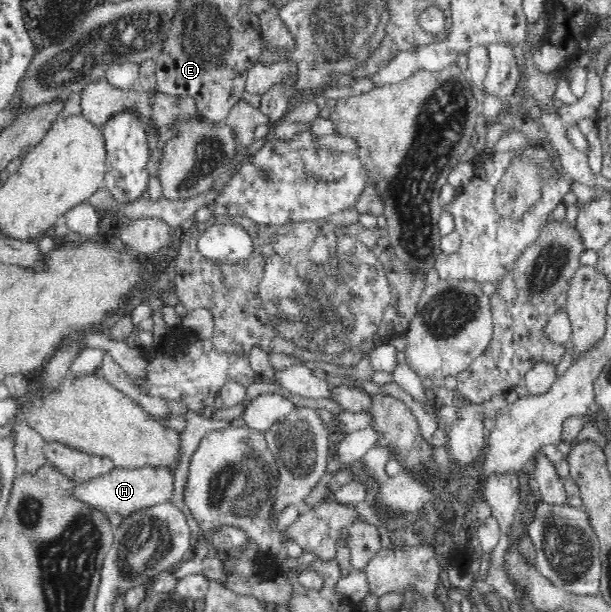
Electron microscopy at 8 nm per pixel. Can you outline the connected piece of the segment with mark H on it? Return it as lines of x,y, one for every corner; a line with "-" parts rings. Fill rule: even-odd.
153,465
144,466
138,469
120,469
100,477
93,478
87,482
78,483
75,488
75,495
101,510
104,513
114,512
122,517
129,516
141,508
152,507
157,504
164,504
173,498
175,490
175,470
177,466

